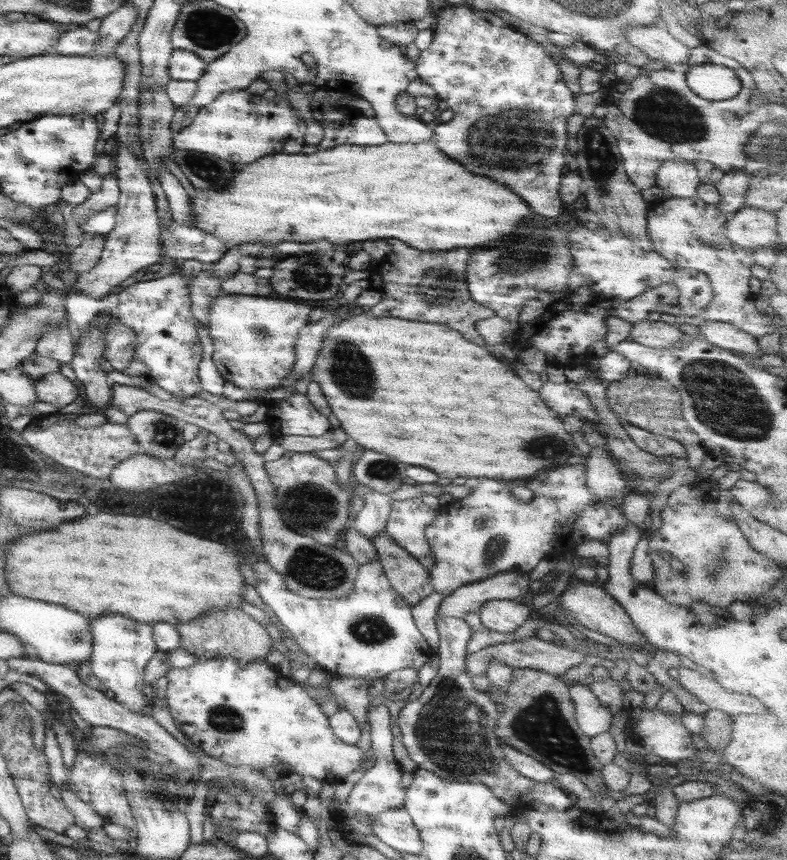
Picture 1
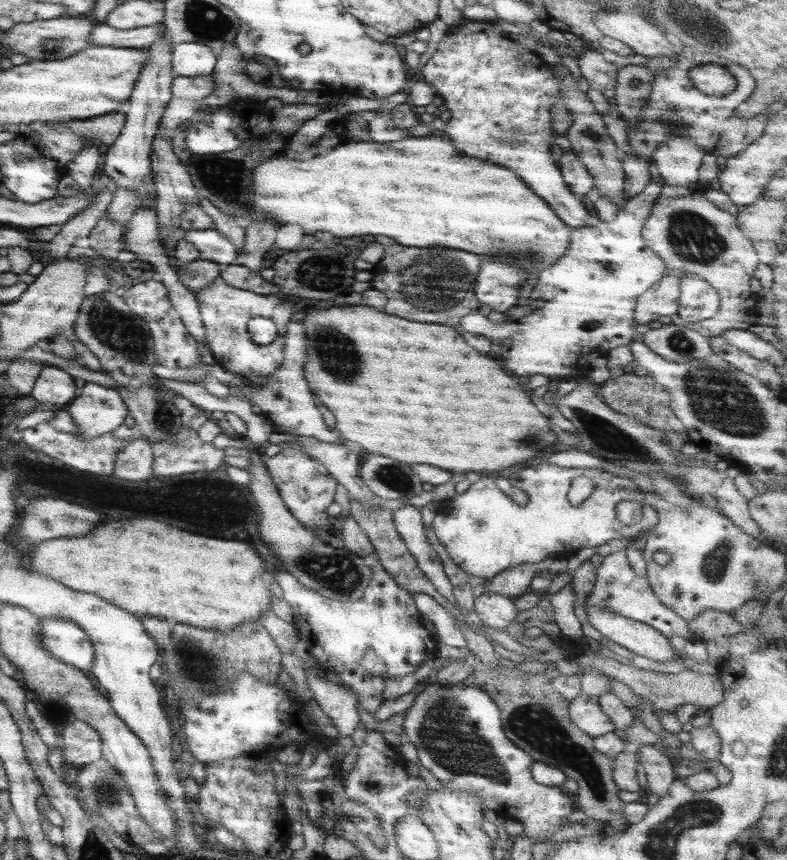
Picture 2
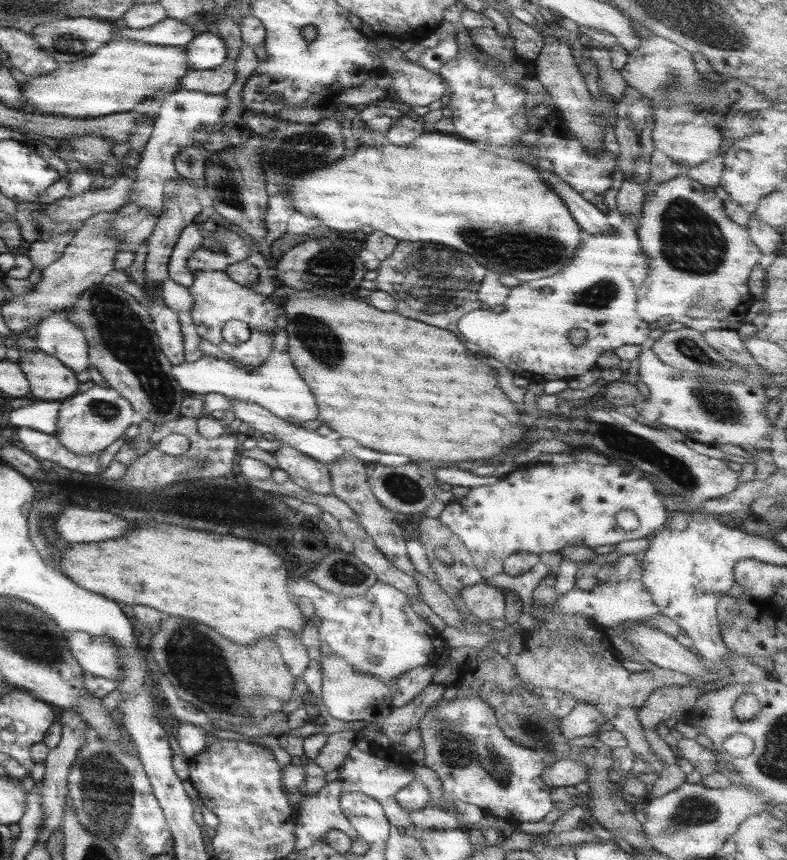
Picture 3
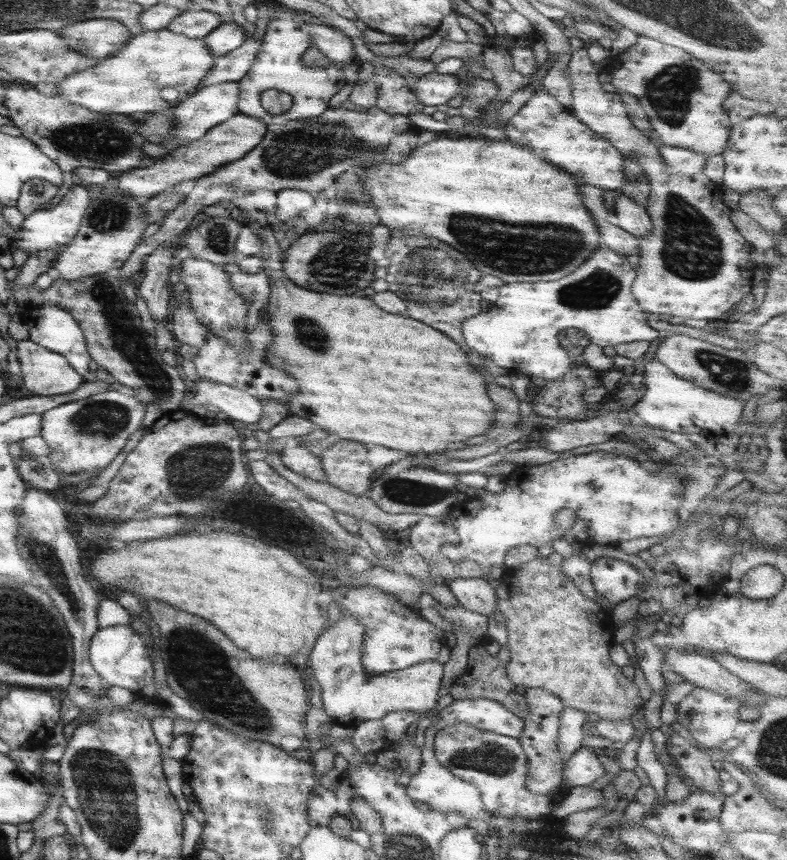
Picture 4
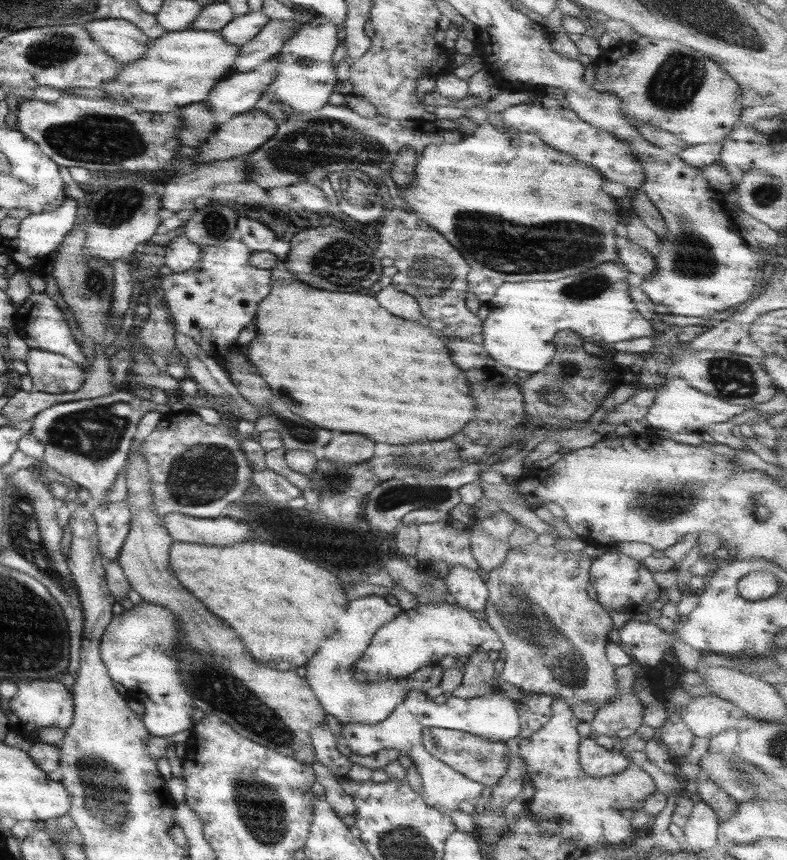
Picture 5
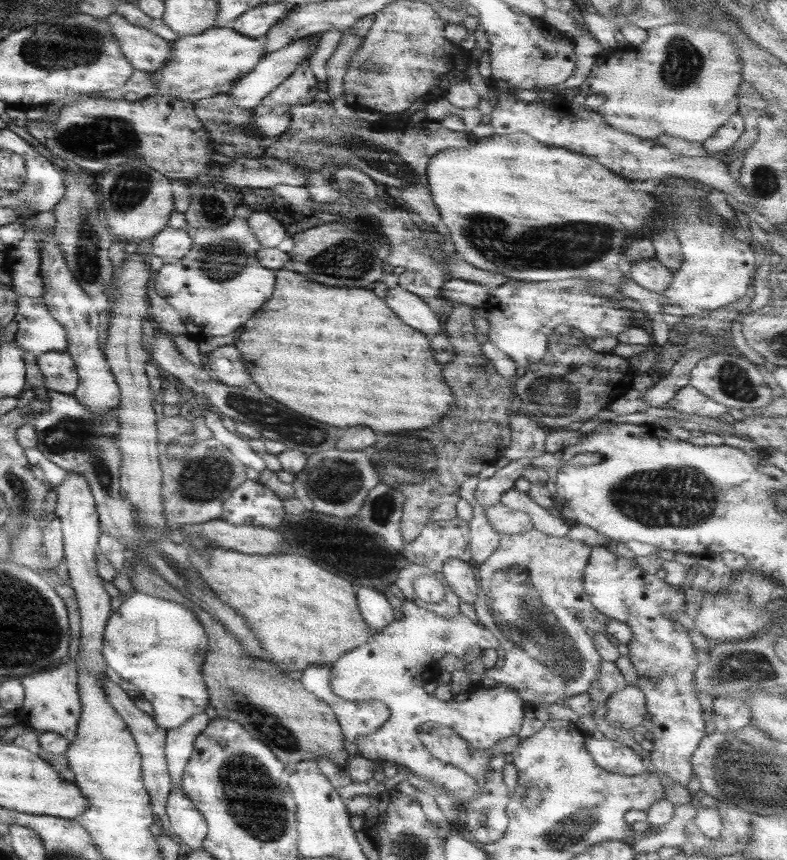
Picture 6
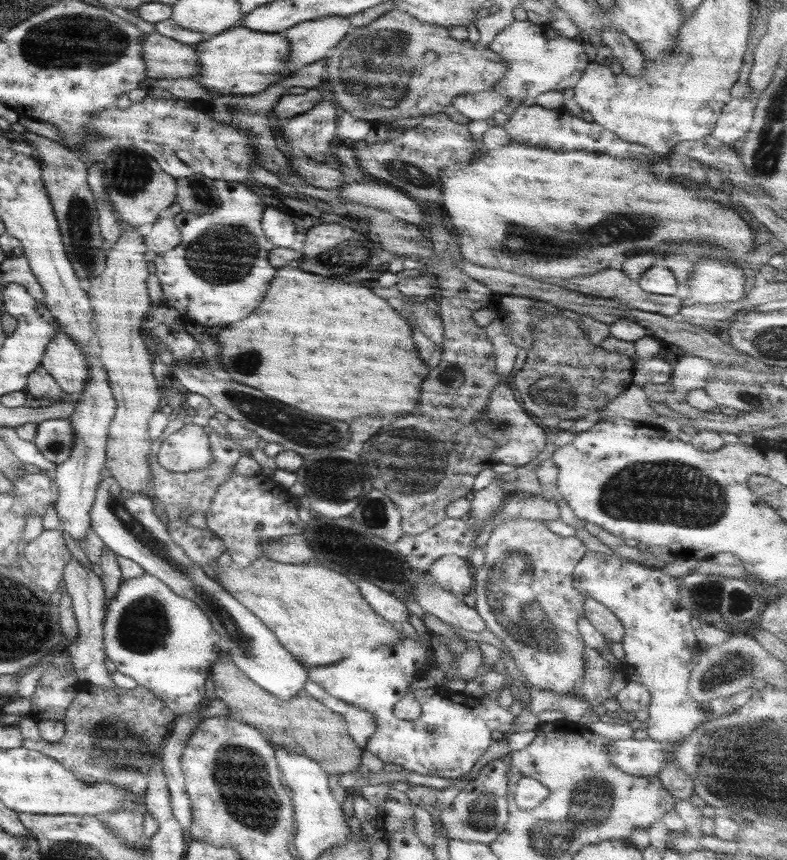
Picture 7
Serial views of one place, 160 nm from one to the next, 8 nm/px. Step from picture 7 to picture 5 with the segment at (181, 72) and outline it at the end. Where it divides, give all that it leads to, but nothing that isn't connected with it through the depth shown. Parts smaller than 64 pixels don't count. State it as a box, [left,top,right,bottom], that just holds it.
[82,18,149,65]

